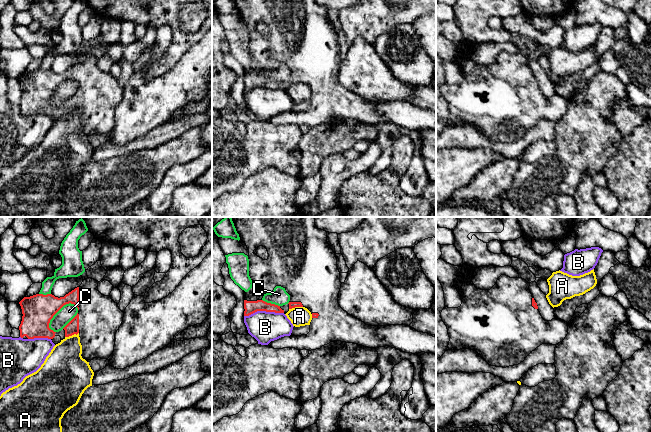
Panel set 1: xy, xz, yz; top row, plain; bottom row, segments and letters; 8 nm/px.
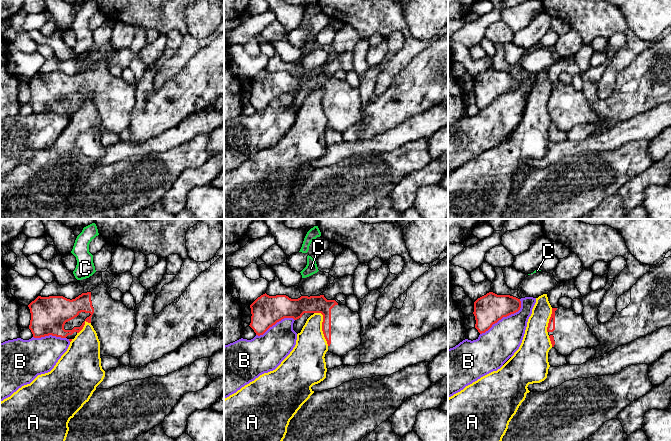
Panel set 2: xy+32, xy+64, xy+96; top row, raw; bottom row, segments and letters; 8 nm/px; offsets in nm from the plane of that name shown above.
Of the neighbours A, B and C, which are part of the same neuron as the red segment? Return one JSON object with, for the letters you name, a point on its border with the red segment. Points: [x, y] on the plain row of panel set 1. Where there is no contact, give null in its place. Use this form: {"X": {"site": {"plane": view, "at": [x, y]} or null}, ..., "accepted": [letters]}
{"accepted": []}

